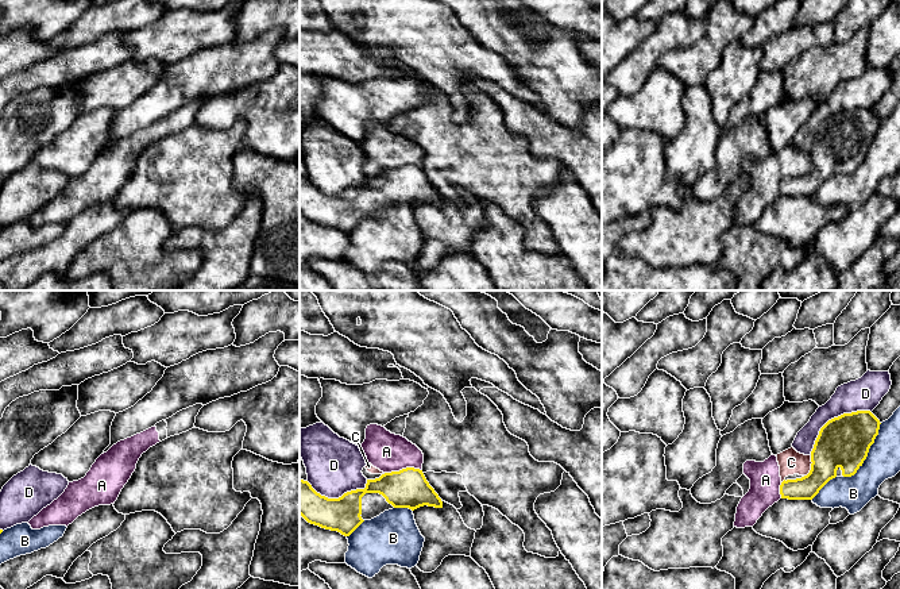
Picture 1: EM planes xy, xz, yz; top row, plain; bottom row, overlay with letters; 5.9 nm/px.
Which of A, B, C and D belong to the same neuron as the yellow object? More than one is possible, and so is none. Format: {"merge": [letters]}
{"merge": []}

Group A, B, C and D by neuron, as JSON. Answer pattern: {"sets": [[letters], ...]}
{"sets": [["A", "C"], ["B"], ["D"]]}

